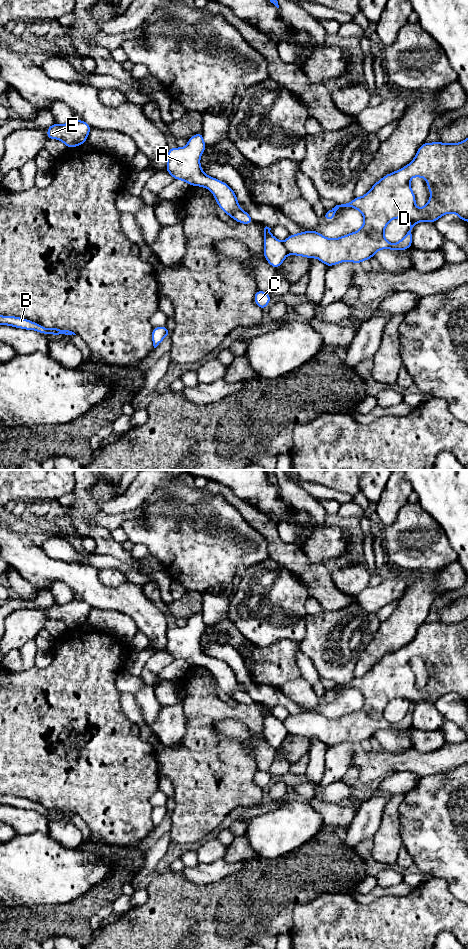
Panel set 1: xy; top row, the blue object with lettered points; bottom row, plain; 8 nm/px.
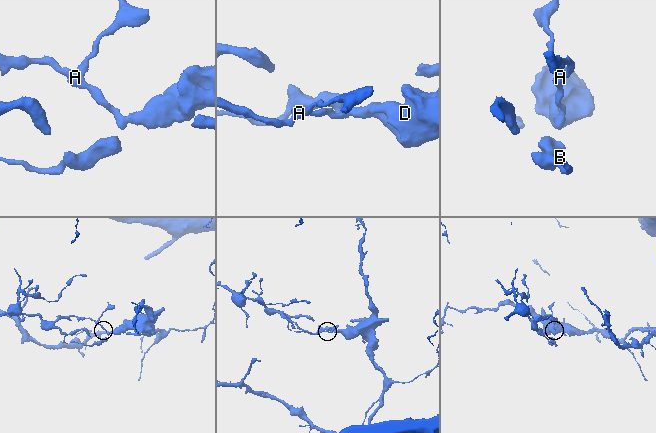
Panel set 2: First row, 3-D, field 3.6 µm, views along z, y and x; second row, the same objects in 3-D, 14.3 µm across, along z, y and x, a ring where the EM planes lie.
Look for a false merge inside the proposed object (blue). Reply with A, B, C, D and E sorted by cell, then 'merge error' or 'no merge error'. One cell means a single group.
groups A B C E / D; merge error

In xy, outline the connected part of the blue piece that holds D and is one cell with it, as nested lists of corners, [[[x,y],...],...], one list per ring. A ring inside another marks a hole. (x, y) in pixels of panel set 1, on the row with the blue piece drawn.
[[[468,138],[452,144],[439,141],[423,143],[411,163],[382,177],[364,196],[355,197],[349,203],[336,205],[326,211],[323,218],[330,222],[340,207],[351,207],[363,214],[364,224],[358,231],[334,239],[324,237],[314,230],[290,234],[283,242],[288,254],[317,258],[328,267],[344,261],[358,265],[364,260],[370,260],[380,249],[401,251],[411,248],[412,232],[418,222],[435,223],[443,215],[455,213],[459,219],[468,223]],[[412,177],[425,178],[431,192],[427,204],[421,209],[415,206],[416,197],[410,187]],[[396,218],[406,218],[410,225],[406,235],[392,244],[385,239],[384,231],[387,224]]]

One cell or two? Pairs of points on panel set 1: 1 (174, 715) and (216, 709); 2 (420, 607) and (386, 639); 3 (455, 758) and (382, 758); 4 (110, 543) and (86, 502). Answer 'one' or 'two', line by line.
1: two
2: one
3: one
4: one

